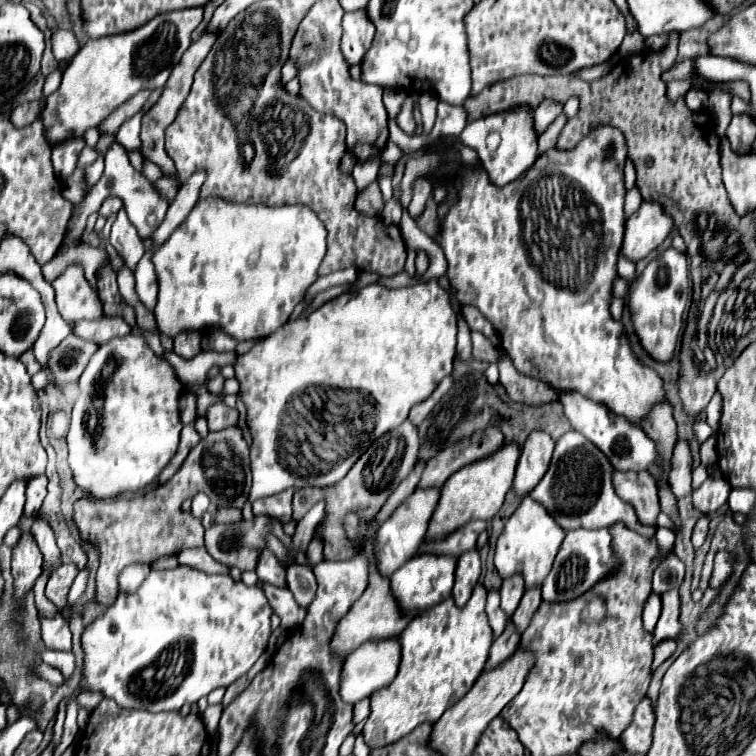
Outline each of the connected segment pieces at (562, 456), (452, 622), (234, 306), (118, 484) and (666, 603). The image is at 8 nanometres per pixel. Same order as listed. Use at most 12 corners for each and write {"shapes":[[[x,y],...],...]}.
{"shapes":[[[576,431],[560,437],[530,497],[564,531],[654,537],[612,487],[612,465]],[[486,589],[446,599],[400,635],[370,695],[370,749],[434,725],[470,691],[492,645]],[[200,199],[152,259],[158,329],[268,337],[318,279],[304,205]],[[144,337],[80,377],[68,463],[98,499],[152,485],[182,389]],[[677,589],[661,596],[662,611],[652,645],[676,639],[680,625]]]}

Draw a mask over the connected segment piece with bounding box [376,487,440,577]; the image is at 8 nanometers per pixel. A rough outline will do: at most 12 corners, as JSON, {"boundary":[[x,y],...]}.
{"boundary":[[440,487],[416,489],[378,529],[378,571],[416,555]]}

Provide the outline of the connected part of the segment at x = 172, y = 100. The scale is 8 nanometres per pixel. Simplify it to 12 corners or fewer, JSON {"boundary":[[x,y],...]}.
{"boundary":[[206,31],[172,69],[162,97],[142,117],[142,153],[178,179],[164,131],[186,101],[192,77],[218,31]]}

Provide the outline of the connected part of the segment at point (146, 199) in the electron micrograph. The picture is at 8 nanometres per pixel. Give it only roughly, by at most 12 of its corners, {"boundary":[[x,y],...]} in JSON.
{"boundary":[[112,143],[101,179],[78,205],[66,235],[80,241],[86,217],[106,197],[124,201],[142,239],[164,221],[170,201]]}

